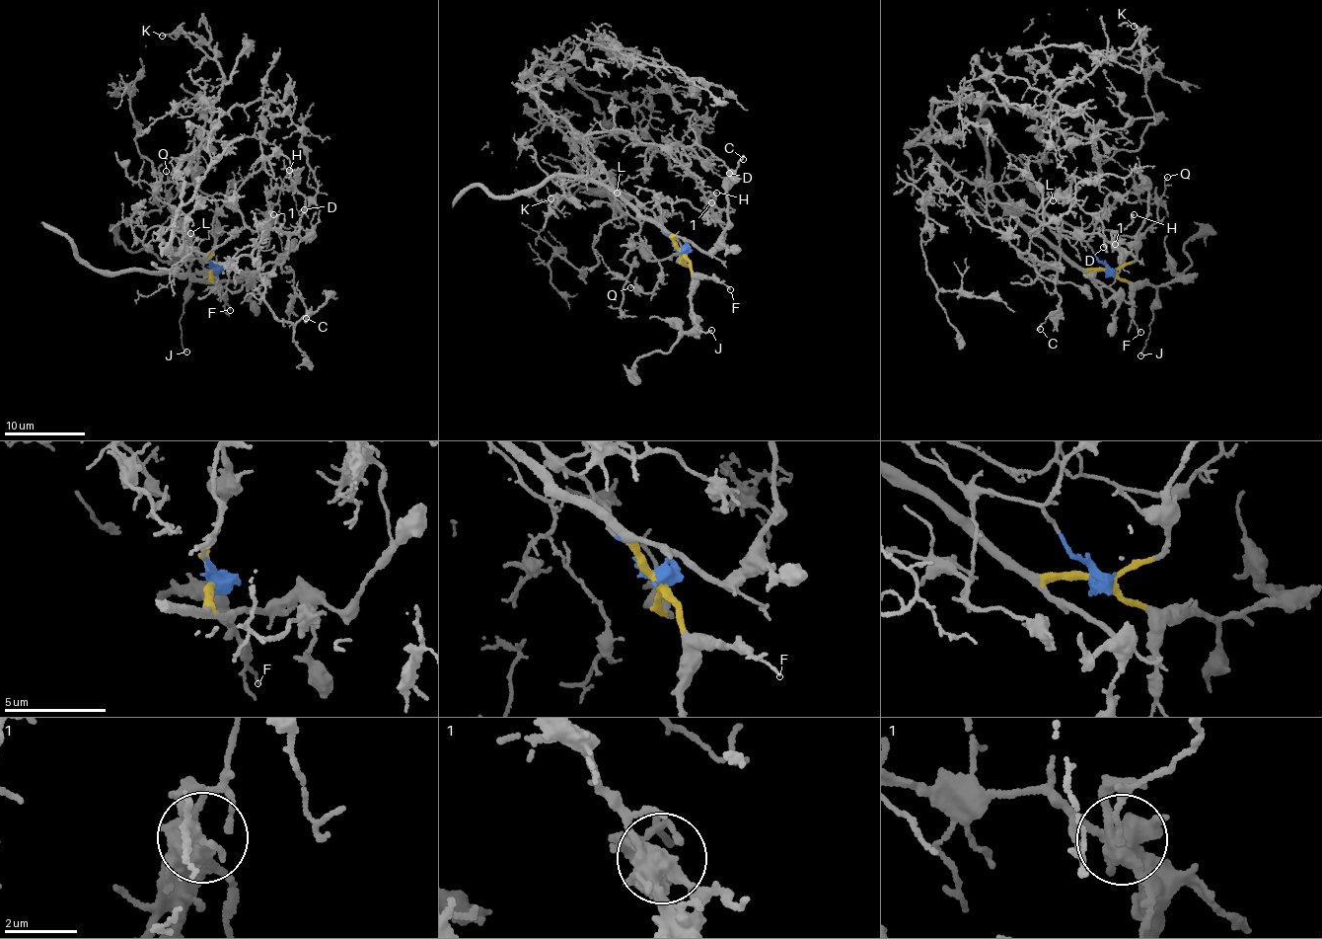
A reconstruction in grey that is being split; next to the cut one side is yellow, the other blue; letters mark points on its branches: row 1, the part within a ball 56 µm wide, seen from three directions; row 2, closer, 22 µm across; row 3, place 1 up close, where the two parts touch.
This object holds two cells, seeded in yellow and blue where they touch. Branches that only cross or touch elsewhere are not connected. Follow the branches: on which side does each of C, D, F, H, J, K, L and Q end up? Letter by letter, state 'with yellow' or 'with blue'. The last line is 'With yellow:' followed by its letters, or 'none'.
C: with blue
D: with blue
F: with yellow
H: with yellow
J: with yellow
K: with blue
L: with blue
Q: with blue
With yellow: F, H, J

